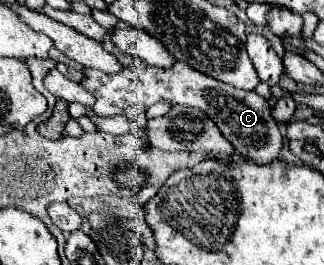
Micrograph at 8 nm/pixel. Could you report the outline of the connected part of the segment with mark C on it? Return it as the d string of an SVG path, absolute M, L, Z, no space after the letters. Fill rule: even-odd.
M175 62L173 68L165 70L165 68L155 68L155 66L131 66L121 70L119 74L105 74L101 70L93 70L87 68L85 70L85 80L81 82L83 88L87 88L95 98L95 106L93 112L99 116L117 116L123 114L123 110L127 106L133 104L145 104L145 106L153 106L155 102L173 102L173 104L181 104L181 106L193 106L199 108L203 112L207 112L207 116L211 116L211 120L215 120L215 124L219 126L219 130L223 132L223 136L233 144L233 148L247 160L253 164L269 164L273 160L279 158L279 152L283 148L283 134L279 132L279 124L275 118L271 118L271 106L265 98L261 98L257 92L247 92L247 90L239 90L239 88L231 88L231 84L223 84L219 80L213 80L211 76L203 76L201 72L189 68L183 62Z

